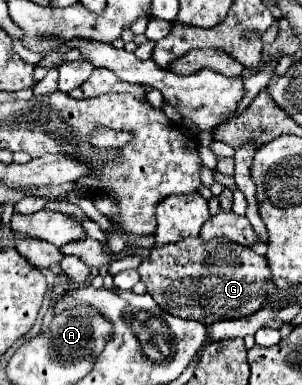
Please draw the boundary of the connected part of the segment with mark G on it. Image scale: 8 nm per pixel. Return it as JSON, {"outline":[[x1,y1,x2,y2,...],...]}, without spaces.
{"outline":[[185,238,177,244,153,246,151,256,143,258,139,274,141,282,147,286,147,292,165,312,187,320,197,320,205,326,219,320,237,320,243,316,251,316,253,312,263,308,265,300,273,294,273,290,277,290,277,286,273,284,273,276,269,276,267,260,255,254,251,248,245,248,231,240,203,242,201,238]]}

